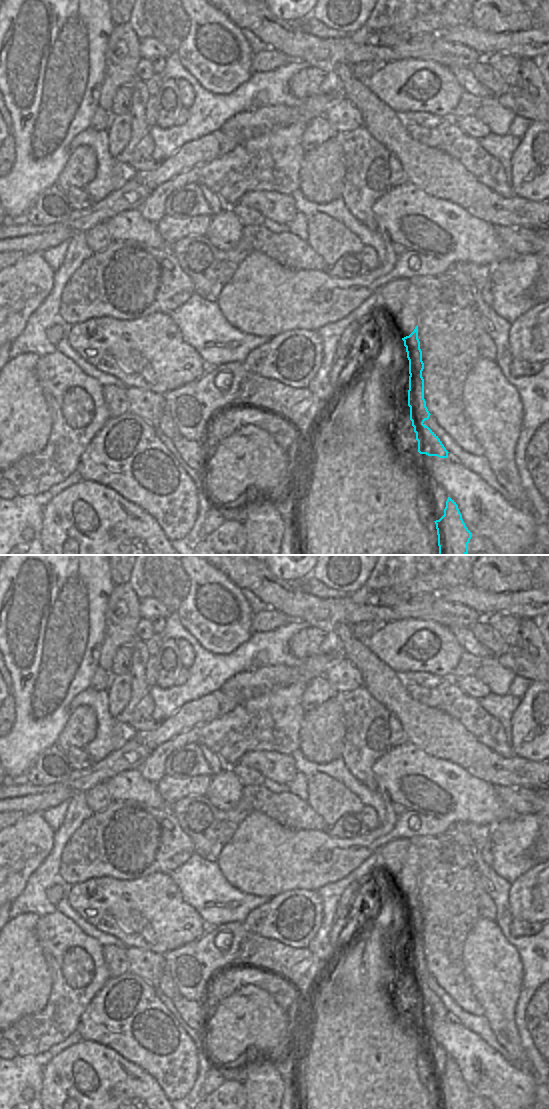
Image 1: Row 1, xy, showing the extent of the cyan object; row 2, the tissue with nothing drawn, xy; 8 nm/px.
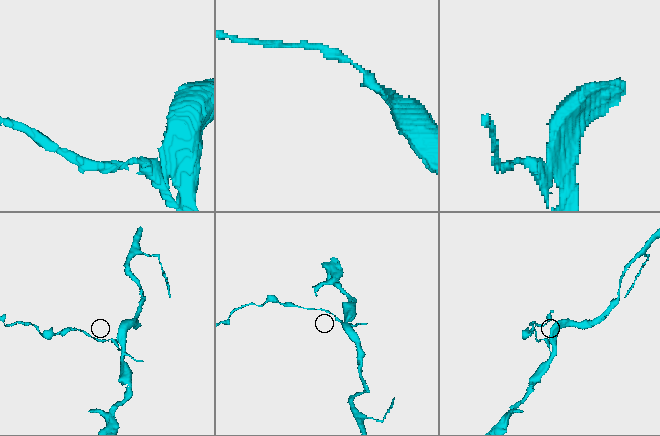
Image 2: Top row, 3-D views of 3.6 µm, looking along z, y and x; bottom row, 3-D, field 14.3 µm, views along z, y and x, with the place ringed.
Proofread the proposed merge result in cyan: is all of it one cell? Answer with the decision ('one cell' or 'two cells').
two cells

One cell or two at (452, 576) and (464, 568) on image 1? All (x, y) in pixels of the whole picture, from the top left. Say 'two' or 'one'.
one

